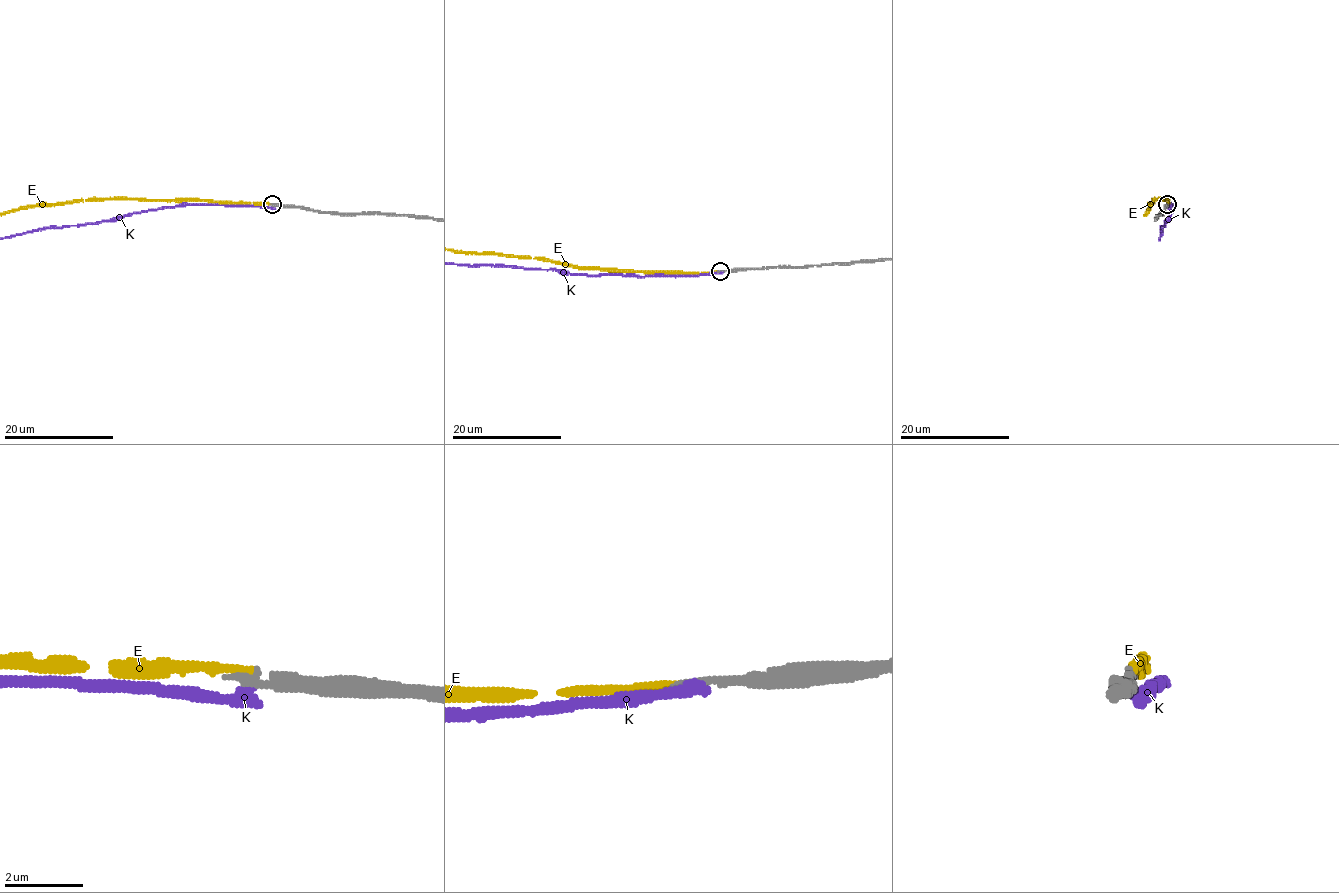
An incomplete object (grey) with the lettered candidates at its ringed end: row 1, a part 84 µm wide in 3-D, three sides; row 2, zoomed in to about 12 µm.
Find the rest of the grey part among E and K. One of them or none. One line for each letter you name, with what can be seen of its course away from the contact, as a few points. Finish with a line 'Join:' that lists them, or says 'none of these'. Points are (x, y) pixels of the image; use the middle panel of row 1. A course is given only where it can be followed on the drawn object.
Join: E

